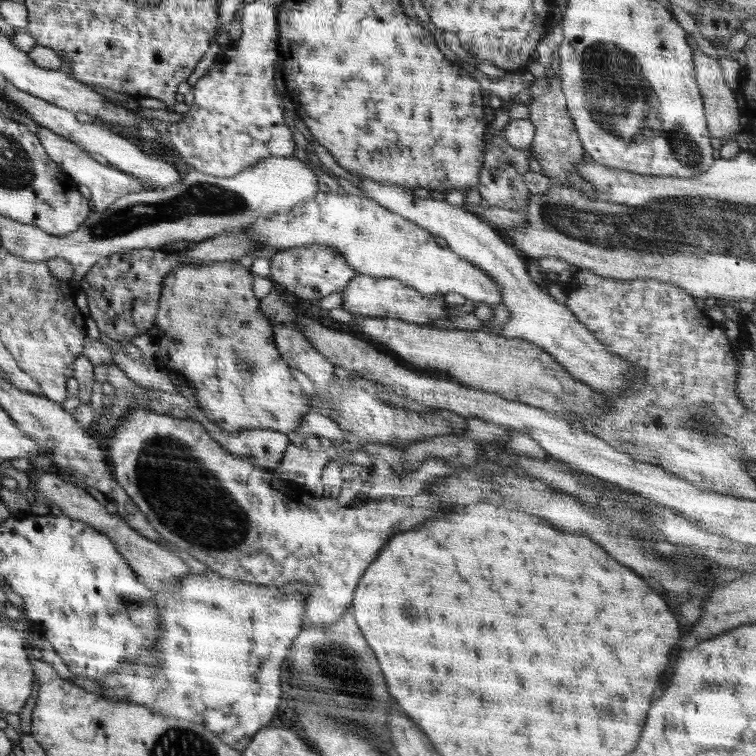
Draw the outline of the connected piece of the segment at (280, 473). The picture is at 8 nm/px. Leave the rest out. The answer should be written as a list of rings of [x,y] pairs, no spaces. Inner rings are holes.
[[[290,442],[285,455],[274,469],[274,473],[278,478],[289,480],[302,475],[307,481],[307,489],[317,496],[322,496],[323,484],[320,478],[324,466],[331,461],[330,455],[331,453],[326,452],[324,446],[310,451]]]

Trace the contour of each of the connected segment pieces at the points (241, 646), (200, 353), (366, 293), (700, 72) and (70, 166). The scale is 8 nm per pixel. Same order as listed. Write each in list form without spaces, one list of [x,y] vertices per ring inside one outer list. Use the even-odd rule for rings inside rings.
[[[210,571],[204,573],[204,575],[189,574],[182,580],[179,580],[171,590],[161,590],[161,592],[152,590],[152,592],[155,596],[153,599],[158,605],[157,609],[161,614],[158,638],[154,639],[156,640],[156,644],[152,646],[152,652],[156,652],[156,648],[158,648],[158,650],[162,650],[162,656],[164,656],[164,668],[162,668],[162,664],[160,664],[160,671],[158,671],[158,675],[156,675],[160,676],[160,678],[156,678],[156,680],[154,680],[154,678],[148,678],[148,676],[152,676],[152,674],[156,673],[150,673],[150,671],[144,669],[144,667],[136,667],[136,665],[122,663],[120,669],[114,669],[110,675],[98,680],[102,688],[102,696],[108,700],[118,700],[118,702],[122,704],[128,704],[128,700],[130,700],[130,702],[134,702],[134,704],[138,704],[138,706],[145,706],[146,709],[152,712],[180,718],[184,721],[195,722],[196,724],[204,726],[204,728],[207,728],[210,732],[213,732],[225,745],[242,752],[250,744],[252,737],[261,728],[271,724],[272,717],[278,708],[278,704],[280,704],[280,698],[282,698],[280,672],[282,672],[282,664],[284,664],[284,660],[286,660],[288,656],[289,648],[292,646],[293,640],[300,634],[304,625],[305,612],[307,611],[305,607],[307,602],[305,600],[307,600],[307,594],[309,594],[307,586],[302,583],[282,585],[281,587],[255,585],[221,577],[218,573]]]
[[[237,261],[179,266],[171,270],[162,281],[155,325],[174,342],[170,358],[178,366],[168,366],[172,370],[168,376],[180,394],[195,397],[200,405],[199,411],[211,428],[218,428],[225,434],[262,428],[288,434],[301,426],[302,418],[308,414],[310,402],[278,352],[273,326],[261,313],[259,300],[254,297],[252,290],[253,276],[250,270]],[[182,350],[196,362],[182,362],[182,358],[186,358],[182,356]]]
[[[357,273],[356,277],[350,280],[348,287],[341,293],[343,294],[343,304],[340,308],[363,317],[397,318],[404,322],[432,326],[438,320],[451,316],[448,313],[444,296],[422,296],[418,291],[411,289],[410,286],[404,286],[390,278],[376,279]]]
[[[698,48],[693,50],[693,67],[695,81],[703,98],[705,119],[707,120],[709,133],[716,138],[723,138],[728,134],[730,135],[730,141],[734,141],[733,136],[744,131],[743,122],[740,120],[740,117],[742,117],[740,109],[743,99],[726,84],[719,59],[706,55]]]
[[[38,125],[39,142],[47,154],[47,156],[56,164],[62,166],[62,170],[66,170],[66,174],[70,174],[71,179],[79,186],[87,186],[91,194],[91,208],[93,211],[102,213],[123,195],[130,193],[138,193],[147,189],[158,189],[154,184],[147,186],[146,183],[138,180],[134,175],[126,174],[112,165],[99,164],[93,157],[86,154],[74,142],[52,132],[49,128]]]

